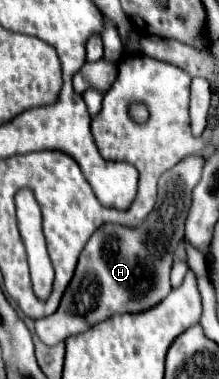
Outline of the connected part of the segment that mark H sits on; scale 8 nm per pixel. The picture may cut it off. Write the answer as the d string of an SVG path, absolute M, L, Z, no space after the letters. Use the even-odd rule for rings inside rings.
M166 173L158 183L156 207L142 227L130 229L122 225L104 225L90 237L78 259L76 273L64 291L60 307L52 315L36 321L36 333L42 343L56 345L70 335L88 331L96 321L104 321L114 313L144 311L170 293L172 253L182 239L184 219L192 203L192 189L198 181L200 173ZM94 289L100 289L96 299Z

